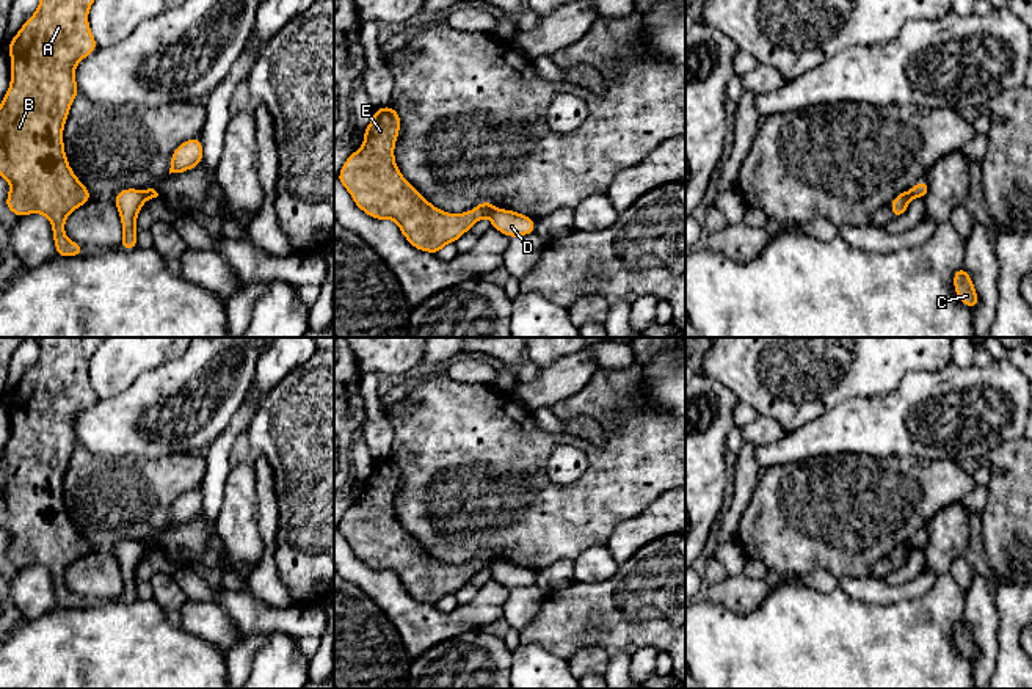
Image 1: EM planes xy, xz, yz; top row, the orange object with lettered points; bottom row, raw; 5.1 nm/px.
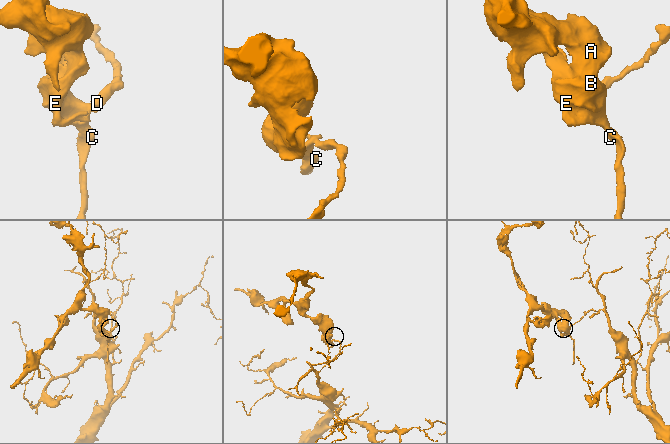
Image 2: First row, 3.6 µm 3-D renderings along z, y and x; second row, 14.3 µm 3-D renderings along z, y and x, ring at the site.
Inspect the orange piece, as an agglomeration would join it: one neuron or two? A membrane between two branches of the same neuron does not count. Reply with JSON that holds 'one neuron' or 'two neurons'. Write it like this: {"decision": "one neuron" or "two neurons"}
{"decision": "two neurons"}

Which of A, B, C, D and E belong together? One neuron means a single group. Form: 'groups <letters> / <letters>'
groups A B C E / D

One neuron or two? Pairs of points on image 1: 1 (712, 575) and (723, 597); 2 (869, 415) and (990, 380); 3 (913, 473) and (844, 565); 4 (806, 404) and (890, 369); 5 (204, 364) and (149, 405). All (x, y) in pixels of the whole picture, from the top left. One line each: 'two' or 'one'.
1: two
2: one
3: one
4: one
5: one

